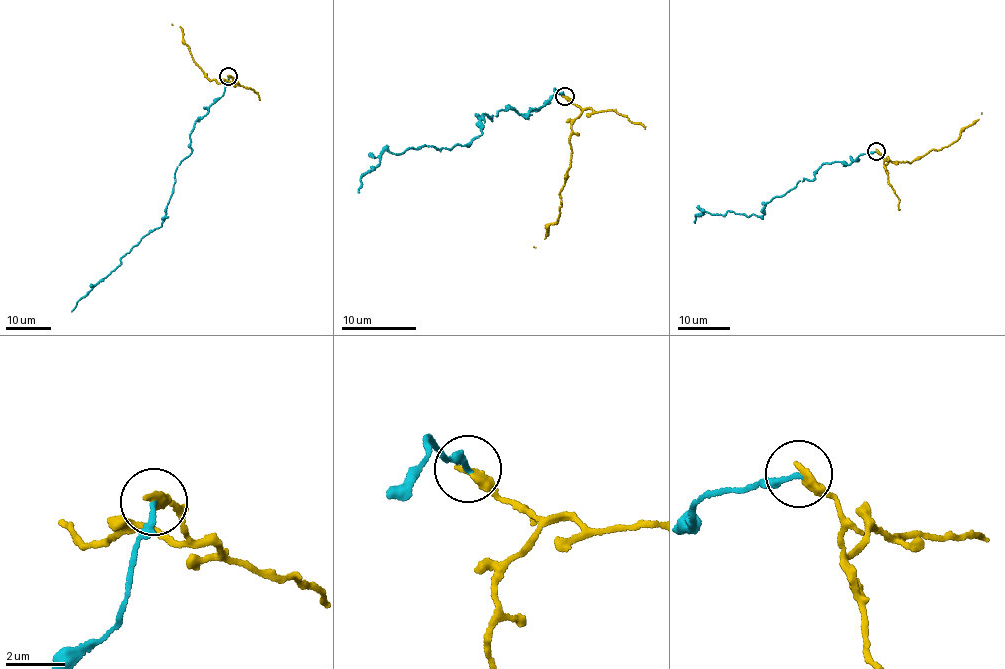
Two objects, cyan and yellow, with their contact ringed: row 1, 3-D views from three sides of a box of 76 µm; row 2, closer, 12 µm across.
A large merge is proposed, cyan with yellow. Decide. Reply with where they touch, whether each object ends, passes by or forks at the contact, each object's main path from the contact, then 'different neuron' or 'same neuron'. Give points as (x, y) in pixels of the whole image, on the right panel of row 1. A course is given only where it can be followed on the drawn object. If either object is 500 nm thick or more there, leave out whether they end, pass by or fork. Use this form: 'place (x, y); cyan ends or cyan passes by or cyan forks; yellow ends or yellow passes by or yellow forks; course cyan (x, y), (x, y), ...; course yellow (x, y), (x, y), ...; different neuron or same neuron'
place (876, 151); cyan ends; yellow ends; course cyan (876, 150), (847, 165), (823, 164), (814, 179), (800, 180), (766, 203), (762, 217), (703, 211), (694, 222); course yellow (876, 150), (884, 164), (919, 159), (930, 150), (954, 143), (982, 112); different neuron

